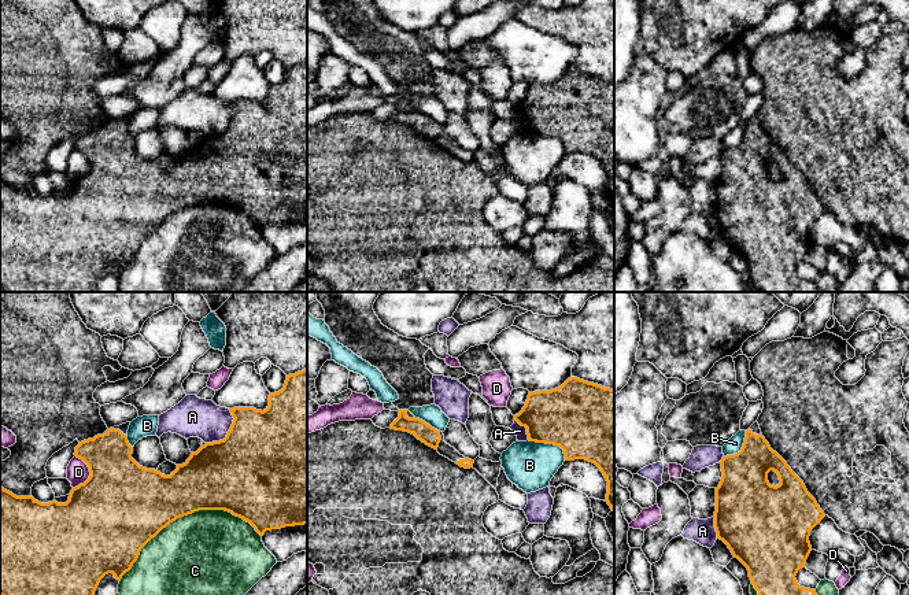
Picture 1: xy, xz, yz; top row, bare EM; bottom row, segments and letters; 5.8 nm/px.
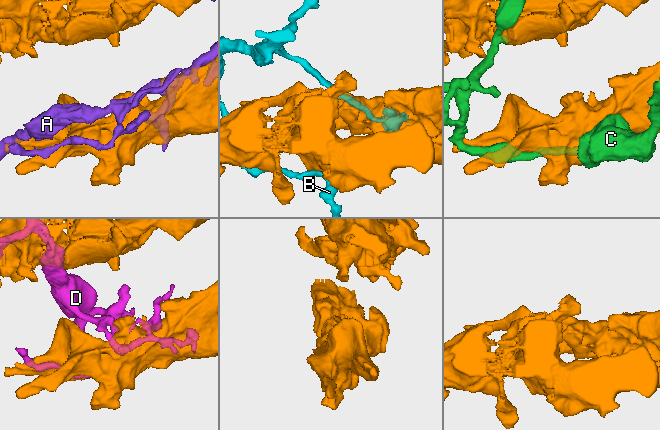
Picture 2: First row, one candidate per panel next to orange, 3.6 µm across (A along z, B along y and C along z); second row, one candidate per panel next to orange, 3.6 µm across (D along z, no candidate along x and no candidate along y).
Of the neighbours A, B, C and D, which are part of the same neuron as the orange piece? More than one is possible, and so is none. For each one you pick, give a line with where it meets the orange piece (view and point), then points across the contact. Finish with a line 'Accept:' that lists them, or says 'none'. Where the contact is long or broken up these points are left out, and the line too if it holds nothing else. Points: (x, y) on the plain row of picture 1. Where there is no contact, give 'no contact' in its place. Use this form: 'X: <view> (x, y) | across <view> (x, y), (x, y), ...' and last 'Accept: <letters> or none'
Accept: none

